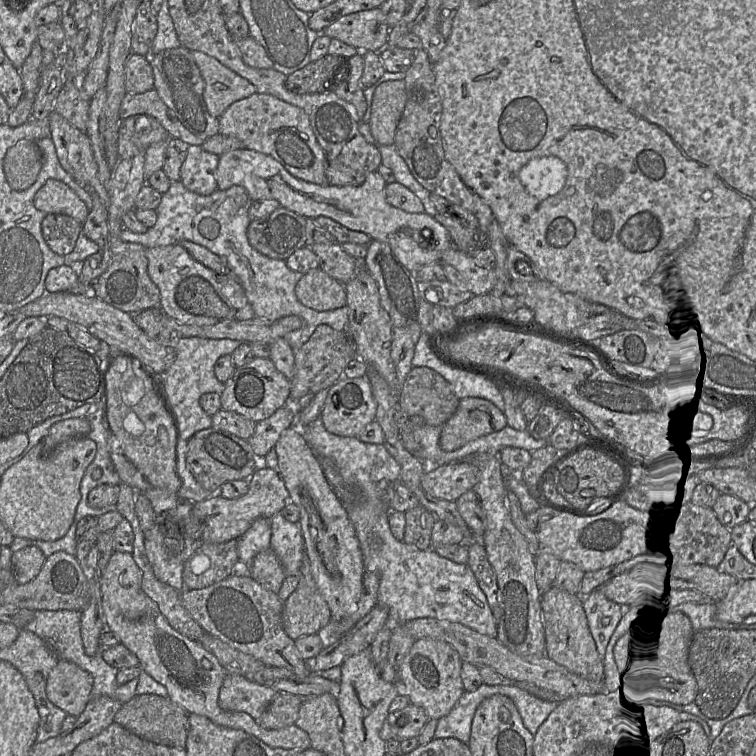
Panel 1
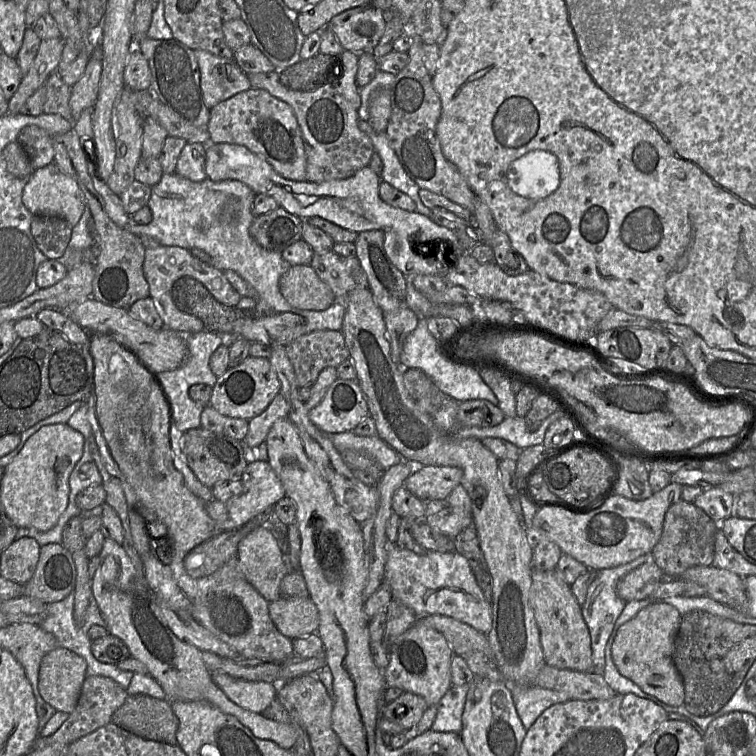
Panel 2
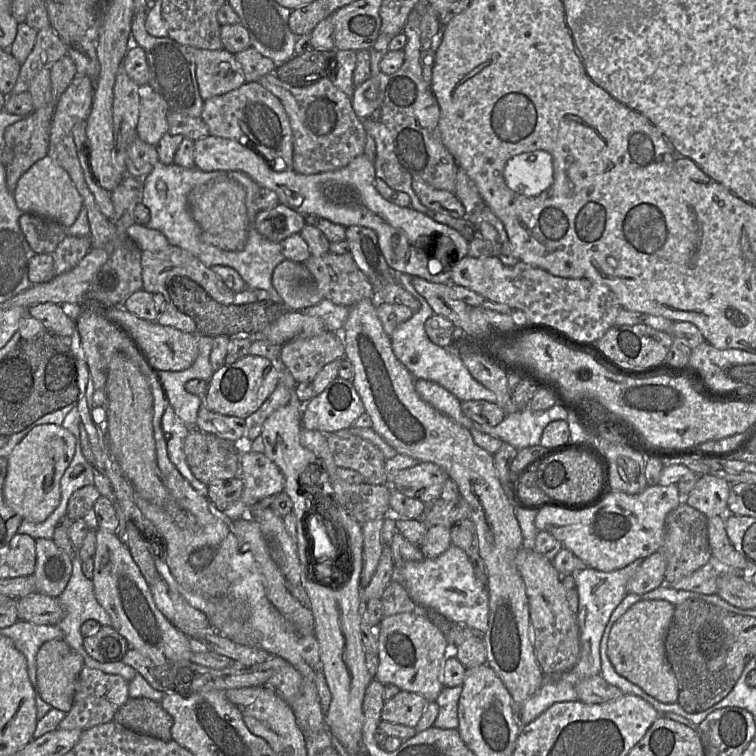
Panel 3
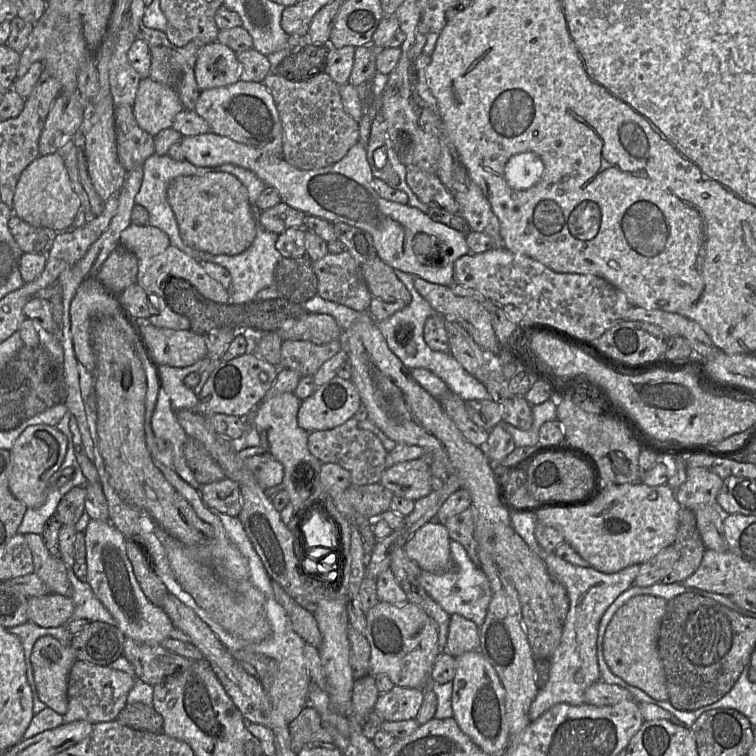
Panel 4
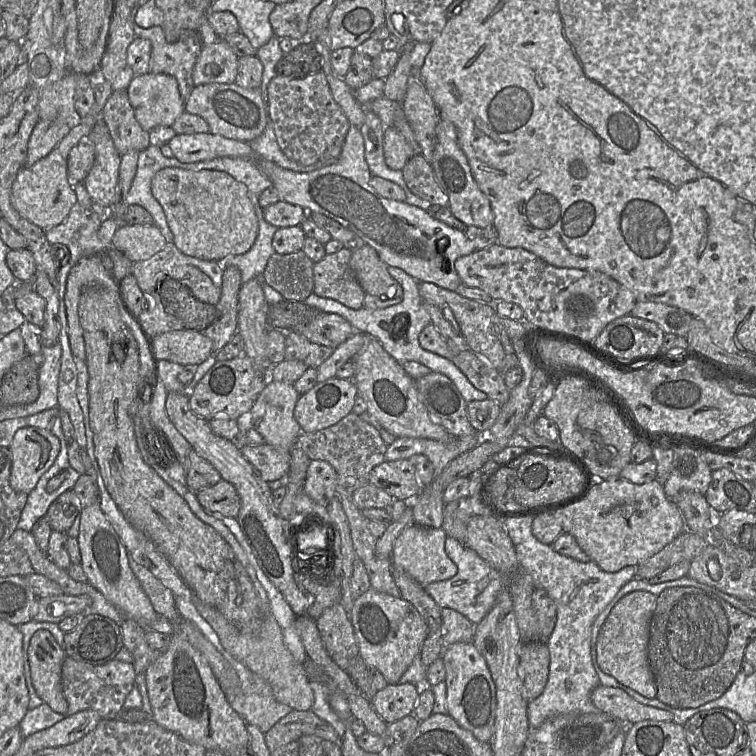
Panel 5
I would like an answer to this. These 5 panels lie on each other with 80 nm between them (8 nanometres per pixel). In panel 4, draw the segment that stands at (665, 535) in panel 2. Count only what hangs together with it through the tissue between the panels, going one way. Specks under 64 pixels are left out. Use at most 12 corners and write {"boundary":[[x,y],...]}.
{"boundary":[[681,507],[673,545],[678,561],[661,583],[681,583],[706,547],[692,509]]}

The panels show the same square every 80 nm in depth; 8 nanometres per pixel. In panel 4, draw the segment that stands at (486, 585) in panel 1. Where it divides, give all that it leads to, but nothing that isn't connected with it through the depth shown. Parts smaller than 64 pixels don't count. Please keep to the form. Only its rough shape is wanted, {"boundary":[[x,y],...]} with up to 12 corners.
{"boundary":[[471,508],[448,518],[451,540],[481,568]]}

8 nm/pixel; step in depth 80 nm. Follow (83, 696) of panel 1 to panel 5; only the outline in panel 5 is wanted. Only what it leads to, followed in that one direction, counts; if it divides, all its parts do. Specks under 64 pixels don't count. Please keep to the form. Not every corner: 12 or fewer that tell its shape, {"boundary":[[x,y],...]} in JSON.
{"boundary":[[45,629],[28,649],[32,684],[50,708],[65,714],[64,648]]}

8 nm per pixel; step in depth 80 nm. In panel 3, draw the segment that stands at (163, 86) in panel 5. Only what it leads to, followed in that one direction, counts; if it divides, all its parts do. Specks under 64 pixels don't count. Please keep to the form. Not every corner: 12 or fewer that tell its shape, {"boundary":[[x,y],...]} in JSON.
{"boundary":[[139,87],[138,137],[157,146],[168,132],[168,103]]}

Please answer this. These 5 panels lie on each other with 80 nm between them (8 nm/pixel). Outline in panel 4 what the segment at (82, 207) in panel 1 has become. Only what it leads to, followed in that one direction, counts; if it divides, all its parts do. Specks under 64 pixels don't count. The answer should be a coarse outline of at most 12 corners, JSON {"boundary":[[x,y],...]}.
{"boundary":[[57,152],[21,173],[13,212],[66,232],[80,210]]}

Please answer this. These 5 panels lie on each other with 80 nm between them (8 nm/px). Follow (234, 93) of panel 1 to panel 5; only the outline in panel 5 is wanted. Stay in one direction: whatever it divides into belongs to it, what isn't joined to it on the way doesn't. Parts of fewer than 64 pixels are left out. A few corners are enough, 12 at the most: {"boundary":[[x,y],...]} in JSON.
{"boundary":[[224,40],[204,46],[195,86],[233,84],[238,57]]}

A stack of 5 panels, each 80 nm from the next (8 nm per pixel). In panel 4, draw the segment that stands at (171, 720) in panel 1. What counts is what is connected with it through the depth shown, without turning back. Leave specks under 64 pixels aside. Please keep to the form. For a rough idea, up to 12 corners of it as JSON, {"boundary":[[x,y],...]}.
{"boundary":[[126,704],[115,720],[136,730],[163,733],[152,705]]}

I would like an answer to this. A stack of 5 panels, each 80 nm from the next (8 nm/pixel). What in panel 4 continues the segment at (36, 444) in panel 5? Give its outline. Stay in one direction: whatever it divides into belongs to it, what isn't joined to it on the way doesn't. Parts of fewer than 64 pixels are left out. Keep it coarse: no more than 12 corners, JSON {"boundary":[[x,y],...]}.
{"boundary":[[27,427],[10,450],[8,486],[41,507],[68,439],[56,427]]}

